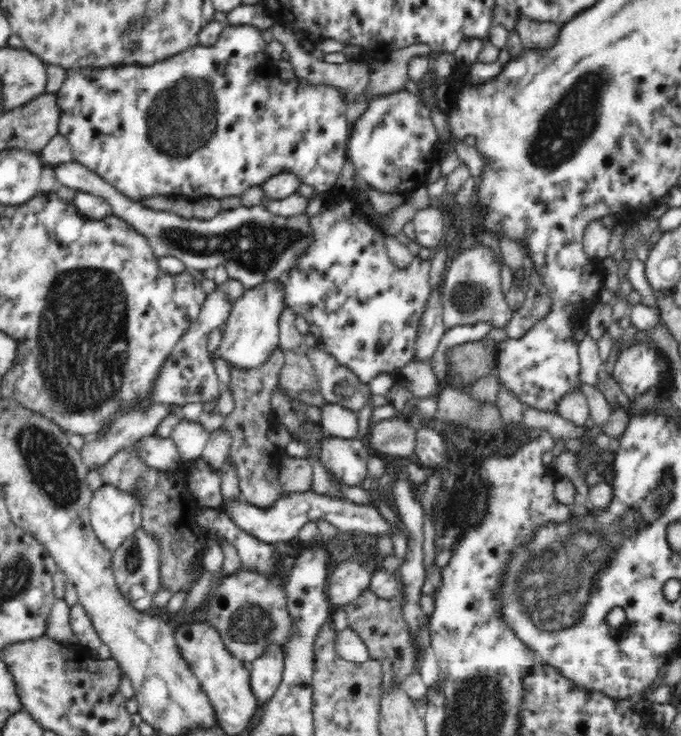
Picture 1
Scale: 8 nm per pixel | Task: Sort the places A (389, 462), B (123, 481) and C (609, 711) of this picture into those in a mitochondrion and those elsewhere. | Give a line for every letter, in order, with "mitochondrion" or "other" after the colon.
A: other
B: other
C: other

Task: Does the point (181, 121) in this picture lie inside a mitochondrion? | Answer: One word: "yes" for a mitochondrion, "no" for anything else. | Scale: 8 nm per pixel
yes

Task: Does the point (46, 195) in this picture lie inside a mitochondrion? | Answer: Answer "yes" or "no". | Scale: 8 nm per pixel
no

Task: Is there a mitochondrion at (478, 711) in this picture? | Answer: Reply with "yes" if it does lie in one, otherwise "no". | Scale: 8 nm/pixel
yes

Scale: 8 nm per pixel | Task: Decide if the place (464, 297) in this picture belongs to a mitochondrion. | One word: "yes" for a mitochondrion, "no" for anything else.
yes

